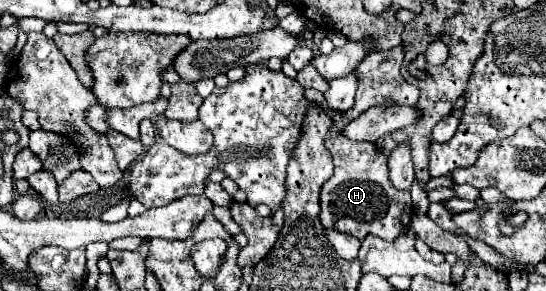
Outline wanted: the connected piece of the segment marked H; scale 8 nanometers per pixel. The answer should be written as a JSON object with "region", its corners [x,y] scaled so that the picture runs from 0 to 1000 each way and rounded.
{"region":[[[623,457],[597,471],[597,505],[612,546],[612,601],[586,656],[586,759],[593,787],[615,787],[656,814],[689,808],[703,828],[722,828],[751,780],[755,691],[747,656],[729,656],[711,622],[711,546],[685,491],[648,491]]]}

